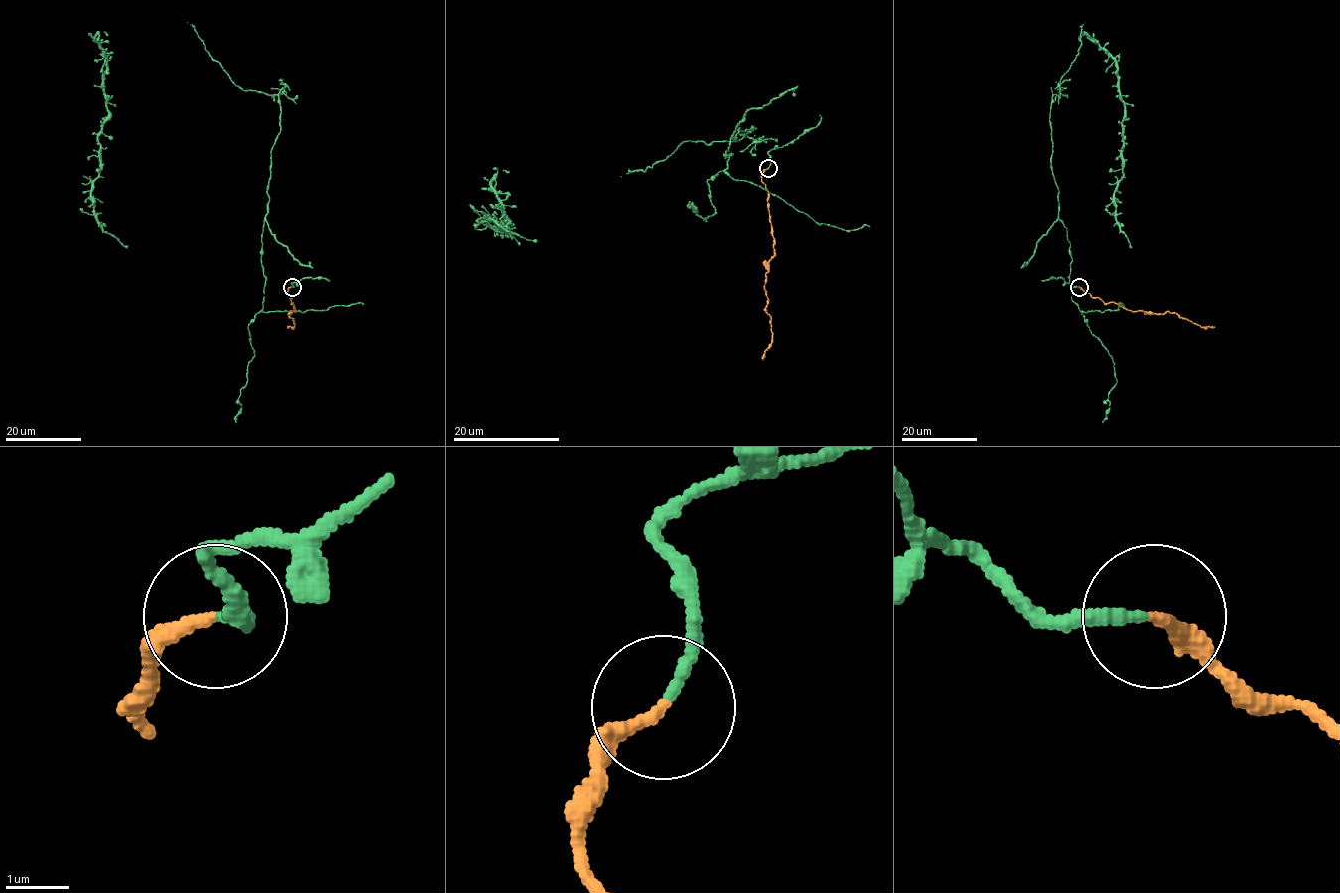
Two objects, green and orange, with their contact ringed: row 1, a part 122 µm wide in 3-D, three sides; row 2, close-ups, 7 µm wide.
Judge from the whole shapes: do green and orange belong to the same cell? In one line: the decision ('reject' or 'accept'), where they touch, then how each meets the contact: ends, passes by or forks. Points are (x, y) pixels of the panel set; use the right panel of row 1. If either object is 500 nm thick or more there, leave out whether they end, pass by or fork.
accept; place (1079, 287); green ends; orange ends

